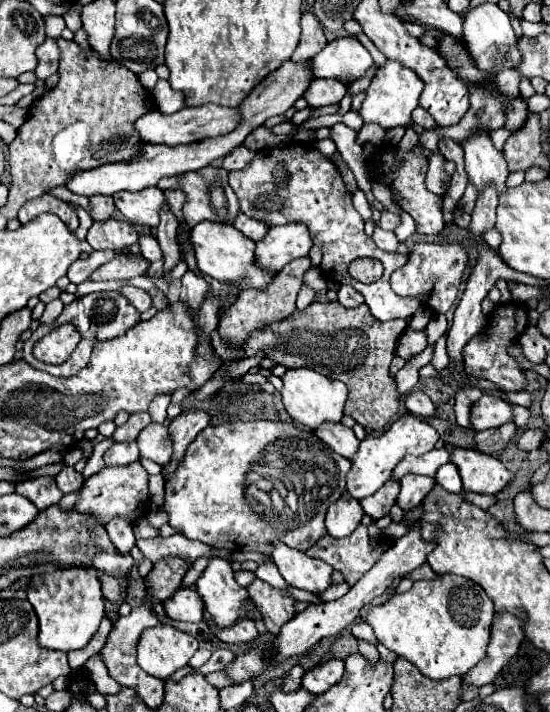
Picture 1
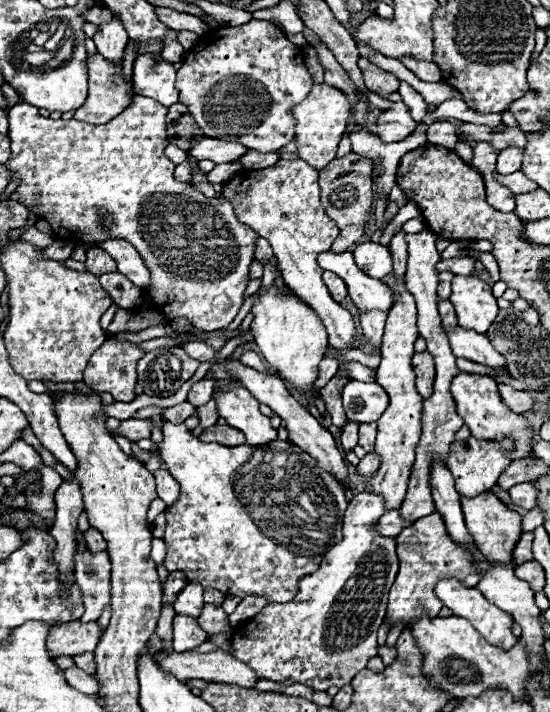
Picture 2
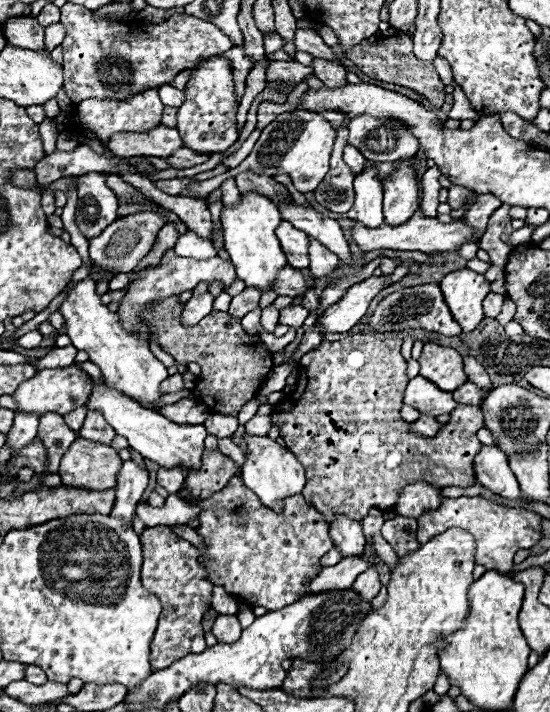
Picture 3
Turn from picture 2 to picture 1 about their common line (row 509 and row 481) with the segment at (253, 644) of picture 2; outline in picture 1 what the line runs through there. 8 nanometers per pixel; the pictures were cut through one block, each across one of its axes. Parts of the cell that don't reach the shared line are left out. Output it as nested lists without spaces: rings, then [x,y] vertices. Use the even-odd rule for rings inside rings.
[[[404,414],[400,416],[396,422],[392,422],[392,426],[378,438],[364,438],[360,444],[360,450],[356,454],[356,458],[352,460],[352,468],[348,472],[348,484],[346,490],[350,492],[350,496],[354,498],[366,498],[372,492],[376,492],[392,474],[392,468],[396,468],[396,464],[412,454],[412,456],[422,456],[424,452],[430,452],[434,448],[434,444],[438,442],[438,432],[432,424],[420,420],[414,414]]]

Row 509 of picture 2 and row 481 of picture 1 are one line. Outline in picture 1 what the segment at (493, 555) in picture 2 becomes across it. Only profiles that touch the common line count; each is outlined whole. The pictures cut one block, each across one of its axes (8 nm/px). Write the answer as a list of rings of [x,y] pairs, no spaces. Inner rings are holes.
[[[446,444],[446,450],[450,454],[450,462],[454,462],[460,472],[464,490],[498,494],[512,480],[512,472],[508,472],[498,458],[454,444]]]

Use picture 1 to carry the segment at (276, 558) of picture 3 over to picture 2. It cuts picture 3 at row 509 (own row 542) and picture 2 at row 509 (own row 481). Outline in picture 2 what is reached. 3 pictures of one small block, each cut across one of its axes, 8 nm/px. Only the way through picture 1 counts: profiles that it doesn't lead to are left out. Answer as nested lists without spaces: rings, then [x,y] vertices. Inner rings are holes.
[[[166,422],[162,426],[162,434],[164,434],[164,438],[158,444],[158,454],[164,460],[164,464],[168,466],[168,472],[180,484],[180,498],[176,500],[176,504],[166,508],[166,522],[168,524],[166,524],[164,542],[168,546],[168,554],[166,554],[164,566],[170,572],[176,572],[176,570],[184,572],[188,582],[202,584],[204,588],[210,586],[210,588],[216,588],[216,590],[220,590],[224,594],[232,594],[232,596],[238,596],[238,598],[256,594],[256,596],[268,598],[270,602],[292,602],[294,600],[294,592],[298,592],[300,578],[304,578],[306,574],[314,572],[320,566],[320,562],[322,562],[324,554],[328,552],[328,548],[336,546],[342,540],[342,516],[344,516],[344,510],[348,508],[348,492],[346,492],[346,488],[330,472],[324,472],[316,464],[316,458],[312,458],[304,450],[296,448],[292,442],[274,440],[274,442],[268,442],[268,444],[262,444],[262,446],[246,446],[244,444],[244,446],[228,448],[228,446],[220,446],[216,442],[204,444],[184,424],[172,424],[172,422]]]

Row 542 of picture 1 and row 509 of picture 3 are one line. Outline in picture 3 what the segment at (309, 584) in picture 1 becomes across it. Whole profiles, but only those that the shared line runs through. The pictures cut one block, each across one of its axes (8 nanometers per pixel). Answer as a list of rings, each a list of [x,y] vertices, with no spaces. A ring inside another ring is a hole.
[[[244,434],[244,442],[248,444],[248,450],[250,450],[250,454],[246,456],[246,462],[242,466],[244,484],[260,498],[262,504],[282,512],[284,500],[288,496],[300,494],[306,486],[306,476],[304,476],[302,464],[296,460],[296,456],[290,450],[282,448],[278,442],[270,440],[268,436],[248,436],[248,434]]]

